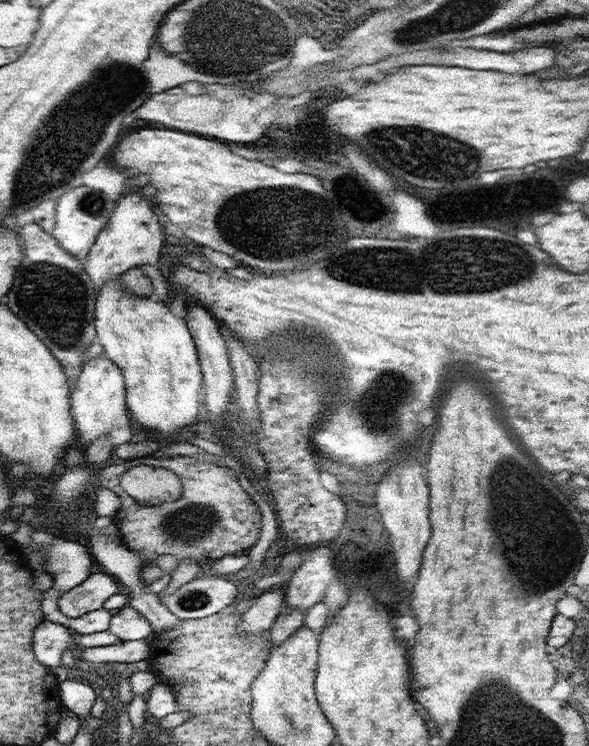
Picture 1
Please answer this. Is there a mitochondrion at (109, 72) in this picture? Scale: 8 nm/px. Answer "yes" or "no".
yes

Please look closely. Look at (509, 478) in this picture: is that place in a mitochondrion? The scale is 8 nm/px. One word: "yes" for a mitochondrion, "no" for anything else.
yes

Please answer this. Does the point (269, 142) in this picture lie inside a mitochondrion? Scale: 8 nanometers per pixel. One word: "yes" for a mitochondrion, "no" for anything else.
no

